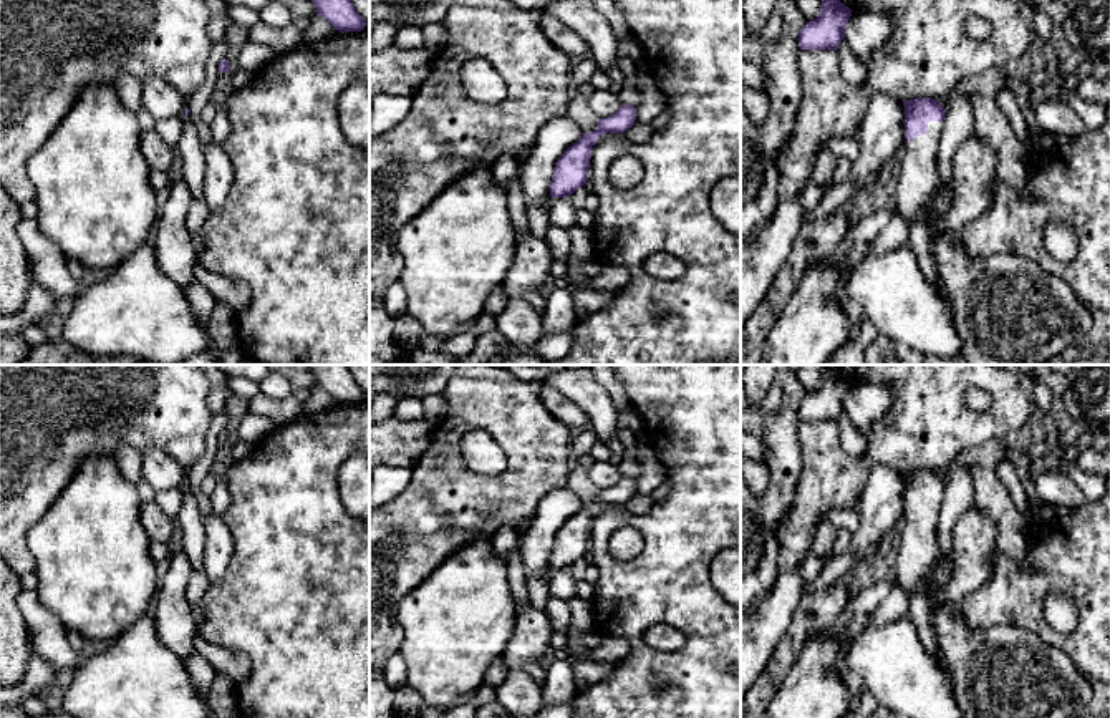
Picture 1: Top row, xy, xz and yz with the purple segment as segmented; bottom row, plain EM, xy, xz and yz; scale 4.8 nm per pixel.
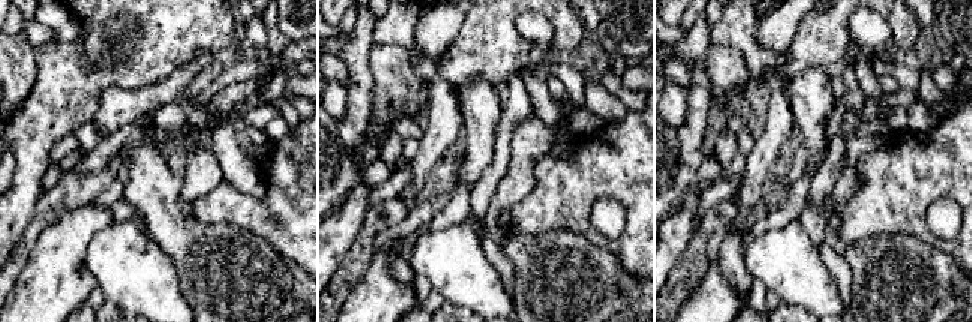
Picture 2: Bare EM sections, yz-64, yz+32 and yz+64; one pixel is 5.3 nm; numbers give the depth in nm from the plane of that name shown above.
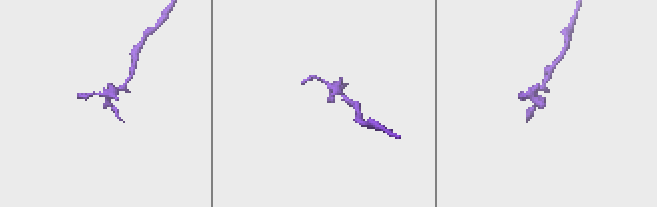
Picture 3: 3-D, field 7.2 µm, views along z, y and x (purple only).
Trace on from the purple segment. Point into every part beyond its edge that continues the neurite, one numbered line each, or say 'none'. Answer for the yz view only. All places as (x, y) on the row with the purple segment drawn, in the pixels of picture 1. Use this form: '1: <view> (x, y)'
1: yz (918, 184)

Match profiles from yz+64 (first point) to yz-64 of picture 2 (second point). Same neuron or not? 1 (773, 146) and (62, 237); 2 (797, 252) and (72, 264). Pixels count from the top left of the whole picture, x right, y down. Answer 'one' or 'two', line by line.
1: two
2: two

